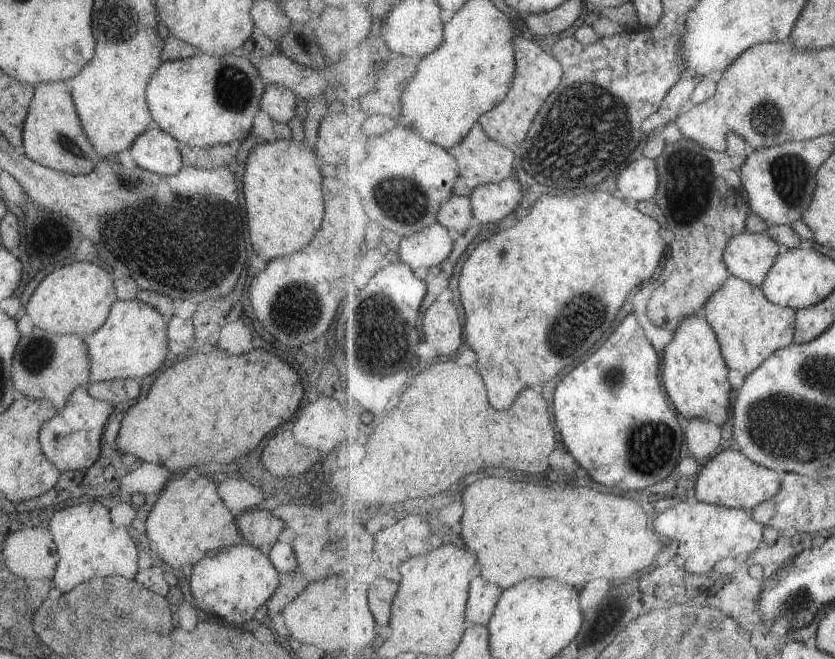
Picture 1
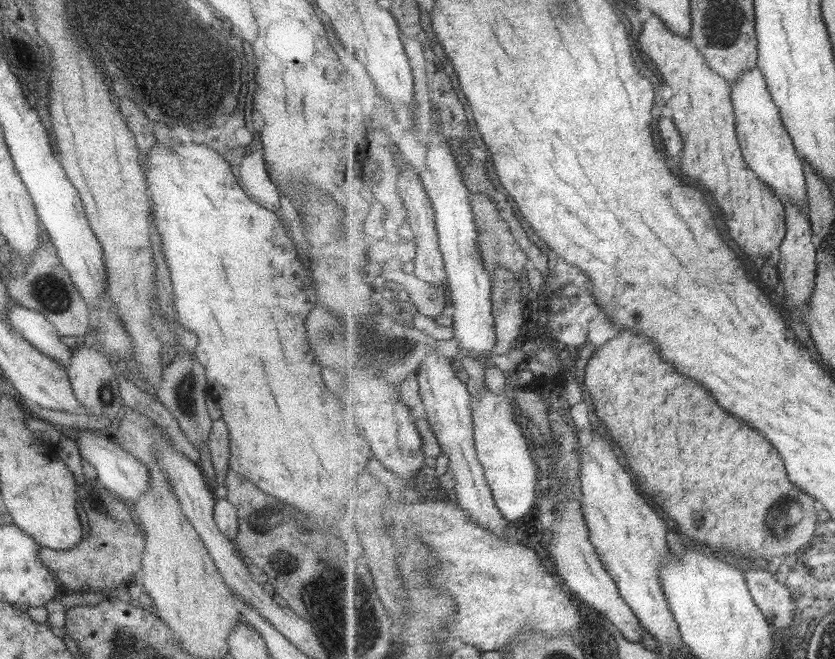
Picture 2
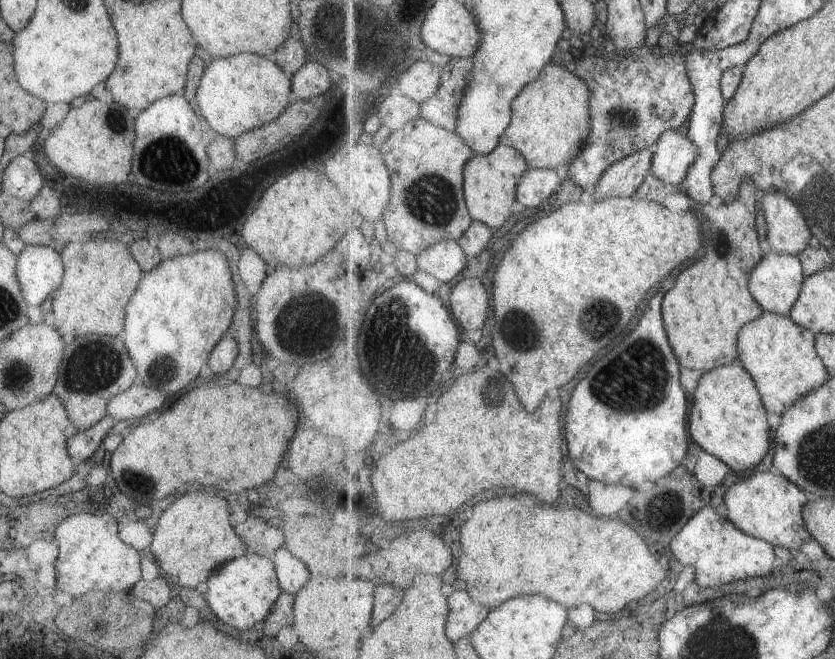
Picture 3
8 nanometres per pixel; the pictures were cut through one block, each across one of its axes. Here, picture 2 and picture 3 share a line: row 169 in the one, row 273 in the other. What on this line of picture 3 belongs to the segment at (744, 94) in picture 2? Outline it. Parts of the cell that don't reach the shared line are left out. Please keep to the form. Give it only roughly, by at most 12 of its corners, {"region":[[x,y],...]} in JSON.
{"region":[[771,249],[749,278],[765,311],[790,316],[806,277]]}

